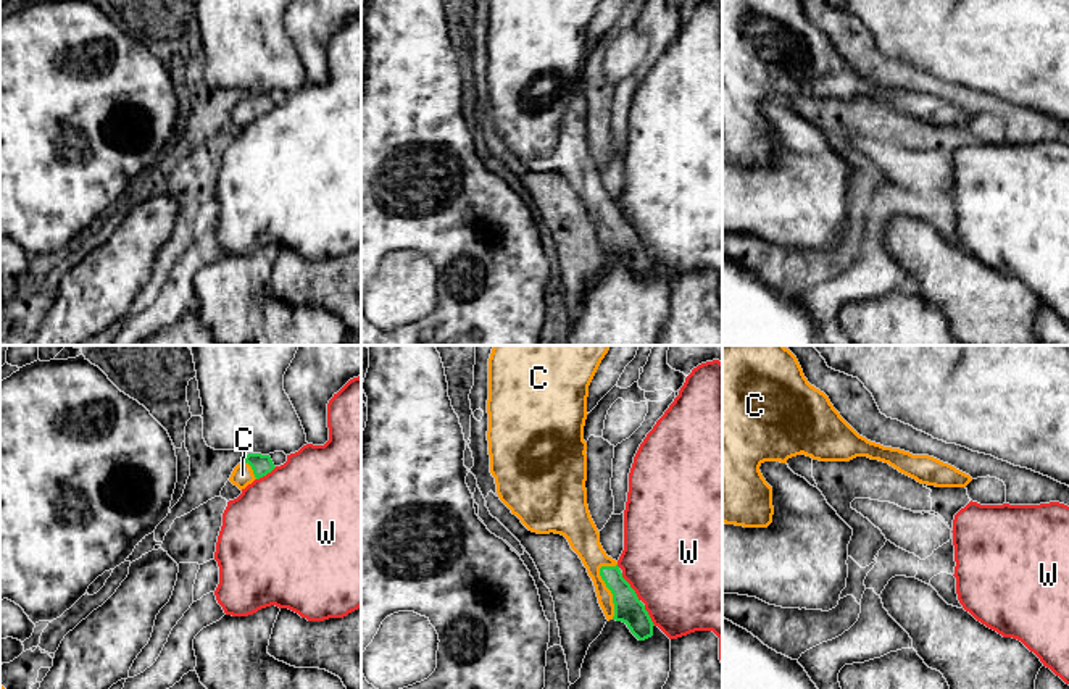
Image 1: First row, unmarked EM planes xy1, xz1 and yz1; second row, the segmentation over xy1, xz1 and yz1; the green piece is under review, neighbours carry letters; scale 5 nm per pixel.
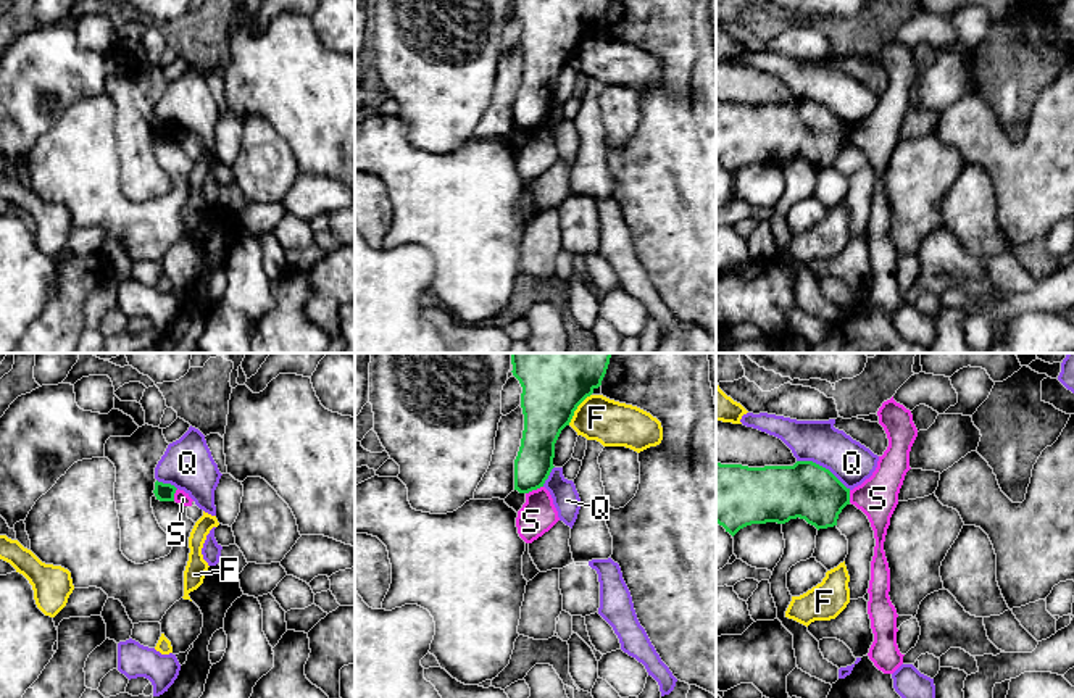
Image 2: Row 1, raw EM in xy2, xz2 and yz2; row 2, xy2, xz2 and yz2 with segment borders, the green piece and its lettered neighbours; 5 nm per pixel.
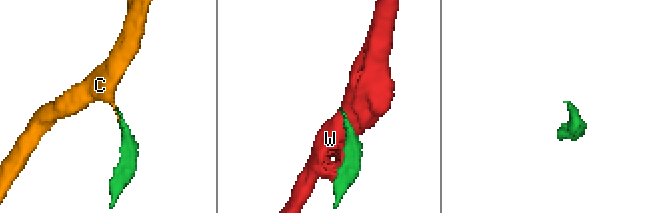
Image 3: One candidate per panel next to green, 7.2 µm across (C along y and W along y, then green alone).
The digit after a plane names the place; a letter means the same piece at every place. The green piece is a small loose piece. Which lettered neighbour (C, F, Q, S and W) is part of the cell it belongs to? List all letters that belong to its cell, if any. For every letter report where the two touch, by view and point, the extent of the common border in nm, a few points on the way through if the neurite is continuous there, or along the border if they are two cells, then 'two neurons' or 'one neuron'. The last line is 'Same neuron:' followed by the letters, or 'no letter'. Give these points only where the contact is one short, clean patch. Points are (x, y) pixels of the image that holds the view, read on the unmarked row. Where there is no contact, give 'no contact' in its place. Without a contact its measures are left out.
C: xz1 (607, 225) | 280 nm | one neuron
F: xz2 (576, 47) | 200 nm | two neurons
Q: yz2 (824, 107) | 300 nm | along yz2 (797, 99), (811, 99), (828, 107), (850, 128) | two neurons
S: xz2 (534, 128) | 100 nm | along xz2 (542, 124), (526, 132) | two neurons
W: xz1 (631, 226) | 170 nm | two neurons
Same neuron: C

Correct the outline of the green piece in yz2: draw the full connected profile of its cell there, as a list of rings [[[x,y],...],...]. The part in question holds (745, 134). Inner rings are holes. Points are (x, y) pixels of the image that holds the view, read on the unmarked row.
[[[716,100],[716,161],[732,176],[751,163],[797,156],[818,169],[834,166],[847,143],[850,127],[813,100],[764,106]]]

